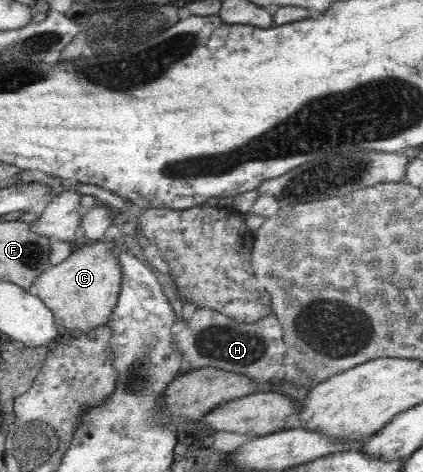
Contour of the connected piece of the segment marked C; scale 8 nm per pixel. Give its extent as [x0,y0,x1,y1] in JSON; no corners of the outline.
[32,238,122,333]

